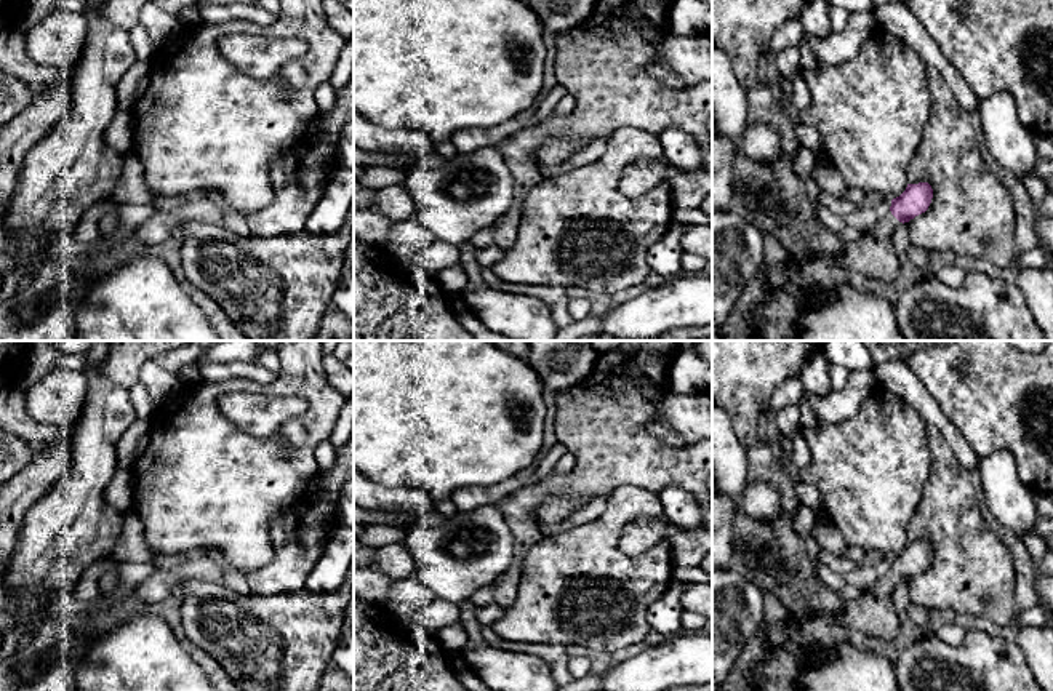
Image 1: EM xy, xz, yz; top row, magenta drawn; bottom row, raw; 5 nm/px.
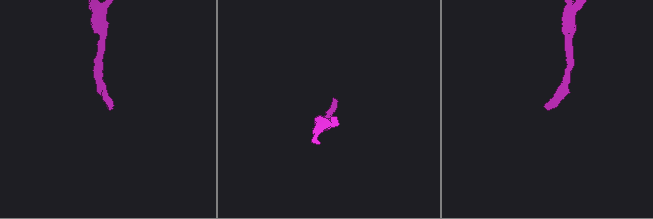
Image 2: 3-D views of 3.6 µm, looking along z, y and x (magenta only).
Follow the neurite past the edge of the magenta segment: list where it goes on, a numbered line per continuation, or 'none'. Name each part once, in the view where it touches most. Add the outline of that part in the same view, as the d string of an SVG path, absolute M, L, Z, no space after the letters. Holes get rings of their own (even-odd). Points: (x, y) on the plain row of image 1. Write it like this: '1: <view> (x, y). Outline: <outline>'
1: yz (872, 615). Outline: M888 569L859 600L845 601L834 617L847 629L891 643L899 633L899 621L891 603L898 584L899 579Z

